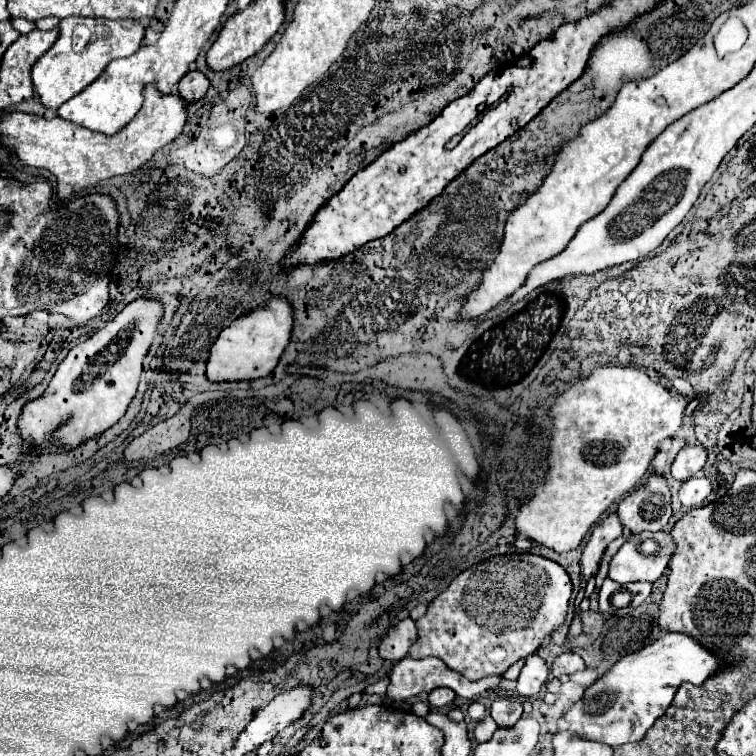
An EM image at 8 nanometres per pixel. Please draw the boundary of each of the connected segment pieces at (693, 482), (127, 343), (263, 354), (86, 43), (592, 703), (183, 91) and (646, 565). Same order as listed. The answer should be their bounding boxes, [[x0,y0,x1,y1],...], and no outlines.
[[680,475,710,507],[18,295,164,455],[206,295,294,381],[32,19,144,109],[564,633,722,747],[178,71,208,101],[608,533,676,585]]

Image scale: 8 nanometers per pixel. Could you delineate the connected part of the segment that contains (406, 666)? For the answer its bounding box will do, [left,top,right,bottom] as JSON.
[386,657,500,707]

